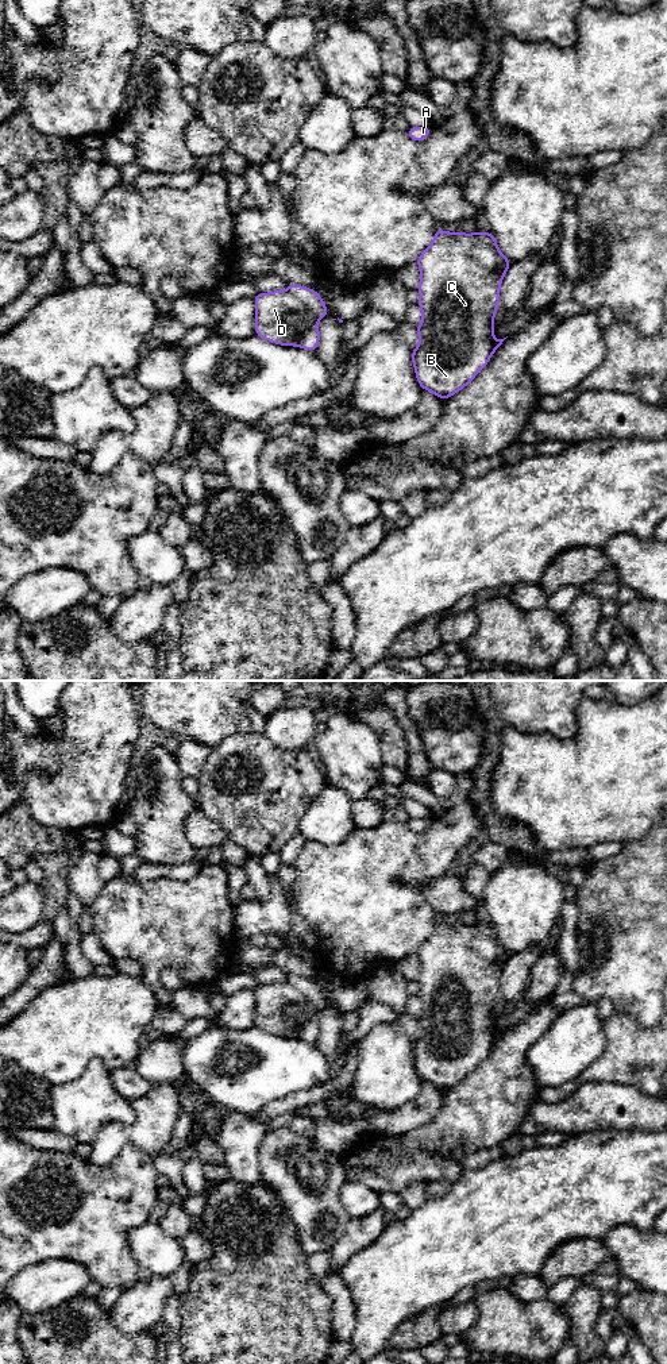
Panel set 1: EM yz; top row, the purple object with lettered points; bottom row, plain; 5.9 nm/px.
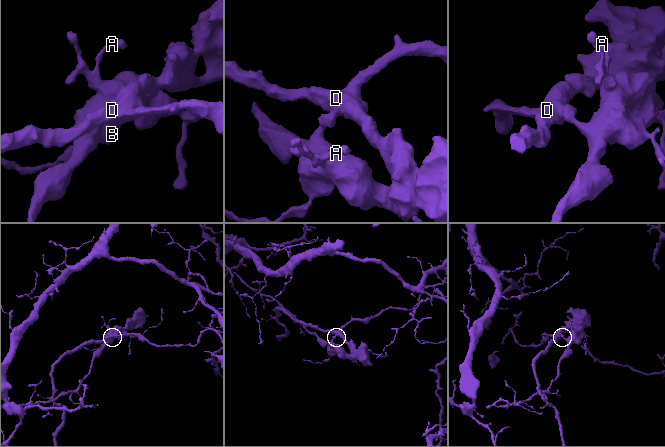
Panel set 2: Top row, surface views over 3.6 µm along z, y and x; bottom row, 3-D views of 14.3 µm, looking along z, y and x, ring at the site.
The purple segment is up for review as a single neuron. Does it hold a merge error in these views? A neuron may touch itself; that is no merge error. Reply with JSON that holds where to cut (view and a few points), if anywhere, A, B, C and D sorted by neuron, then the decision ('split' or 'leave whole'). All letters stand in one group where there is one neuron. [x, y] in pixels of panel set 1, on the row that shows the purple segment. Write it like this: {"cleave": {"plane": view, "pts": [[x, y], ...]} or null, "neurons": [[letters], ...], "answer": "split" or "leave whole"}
{"cleave": {"plane": "yz", "pts": [[288, 289], [317, 320]]}, "neurons": [["A", "B", "C"], ["D"]], "answer": "split"}

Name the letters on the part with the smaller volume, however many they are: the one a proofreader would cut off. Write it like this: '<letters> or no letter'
D

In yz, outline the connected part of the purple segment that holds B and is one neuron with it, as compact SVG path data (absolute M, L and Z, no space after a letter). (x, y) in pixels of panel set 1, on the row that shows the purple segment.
M439 228L432 243L420 254L416 263L420 269L417 305L421 309L423 319L416 327L419 346L412 350L412 363L420 388L446 401L475 378L506 339L496 339L493 334L500 288L512 262L500 251L491 231L487 234L478 230L474 234L460 231L451 234Z

